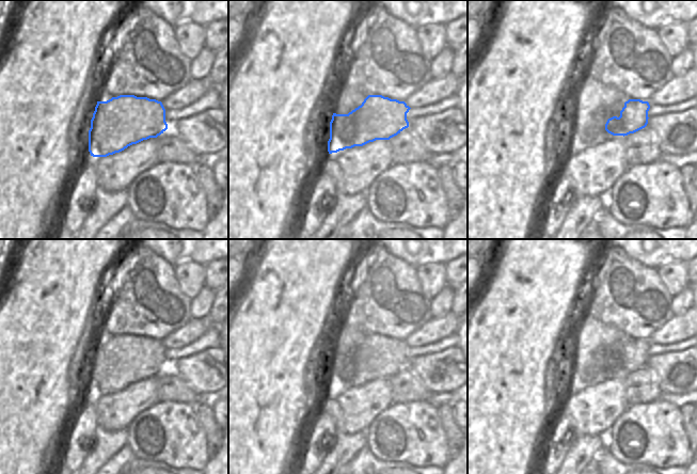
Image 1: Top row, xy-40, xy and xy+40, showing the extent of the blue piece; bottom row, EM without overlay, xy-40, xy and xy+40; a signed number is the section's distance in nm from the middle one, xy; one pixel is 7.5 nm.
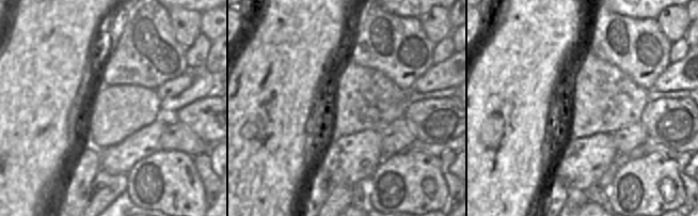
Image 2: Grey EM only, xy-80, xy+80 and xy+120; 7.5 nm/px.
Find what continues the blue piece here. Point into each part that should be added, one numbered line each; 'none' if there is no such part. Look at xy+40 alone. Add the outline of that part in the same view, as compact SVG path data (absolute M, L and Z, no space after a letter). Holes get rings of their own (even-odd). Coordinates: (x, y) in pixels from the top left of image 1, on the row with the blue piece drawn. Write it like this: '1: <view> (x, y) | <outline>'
1: xy+40 (595, 103) | M585 75L575 92L569 155L576 155L613 138L623 138L608 133L605 124L608 118L620 116L620 111L629 99L631 98L617 89Z

